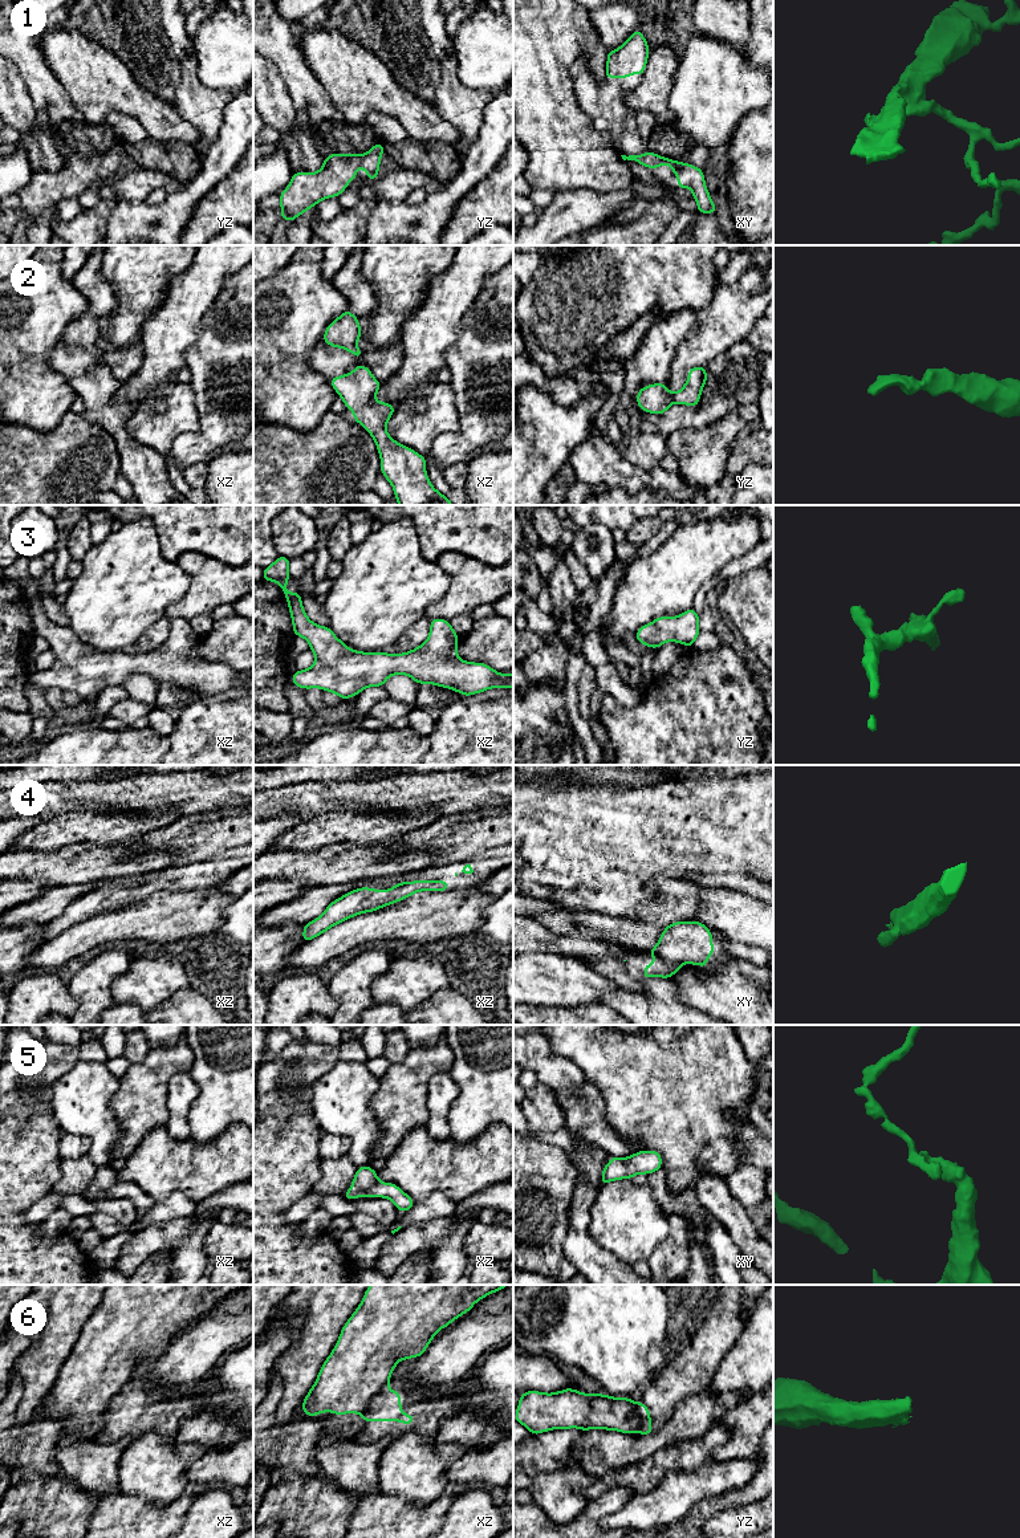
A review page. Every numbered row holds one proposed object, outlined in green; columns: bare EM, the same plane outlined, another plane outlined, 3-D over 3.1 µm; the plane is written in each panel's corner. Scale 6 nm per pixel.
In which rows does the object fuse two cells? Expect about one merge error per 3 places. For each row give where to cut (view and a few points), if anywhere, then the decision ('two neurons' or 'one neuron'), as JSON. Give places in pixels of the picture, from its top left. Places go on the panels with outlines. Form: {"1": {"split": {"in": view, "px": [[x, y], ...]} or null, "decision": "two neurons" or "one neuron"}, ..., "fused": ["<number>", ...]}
{"1": {"split": null, "decision": "one neuron"}, "2": {"split": null, "decision": "one neuron"}, "3": {"split": null, "decision": "one neuron"}, "4": {"split": null, "decision": "one neuron"}, "5": {"split": null, "decision": "one neuron"}, "6": {"split": {"in": "xz", "px": [[387, 1388], [372, 1399], [369, 1408], [362, 1415]]}, "decision": "two neurons"}, "fused": ["6"]}

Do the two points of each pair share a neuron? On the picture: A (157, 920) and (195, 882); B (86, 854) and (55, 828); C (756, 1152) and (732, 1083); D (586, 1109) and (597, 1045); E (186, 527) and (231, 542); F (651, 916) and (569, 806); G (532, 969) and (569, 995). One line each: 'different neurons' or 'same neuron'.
A: different neurons
B: different neurons
C: different neurons
D: different neurons
E: same neuron
F: different neurons
G: same neuron

